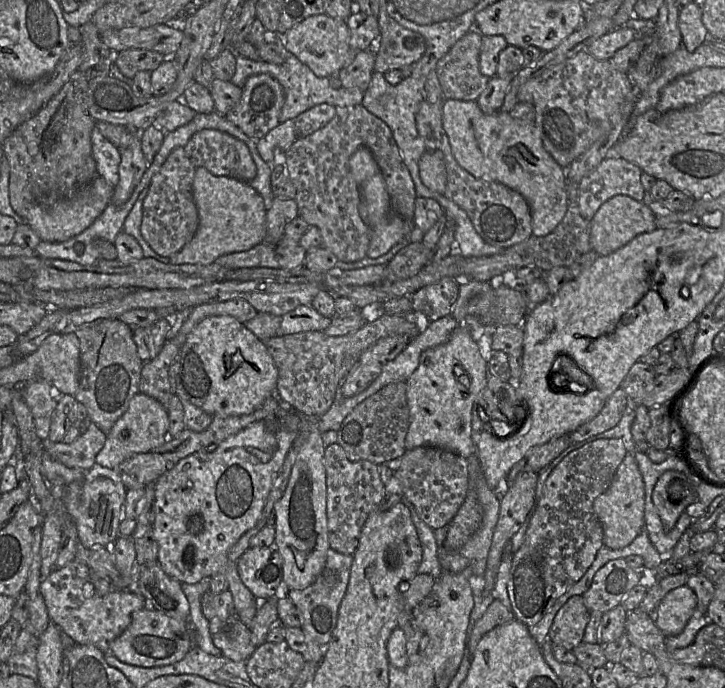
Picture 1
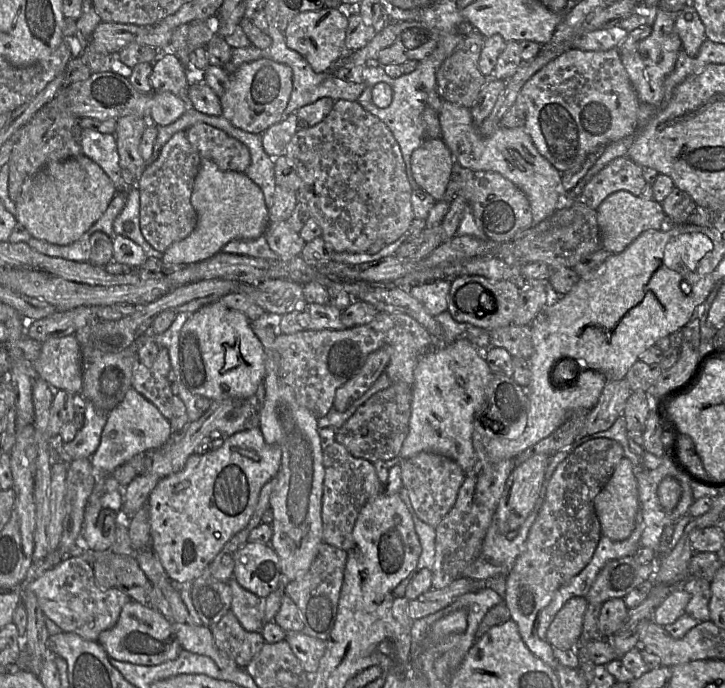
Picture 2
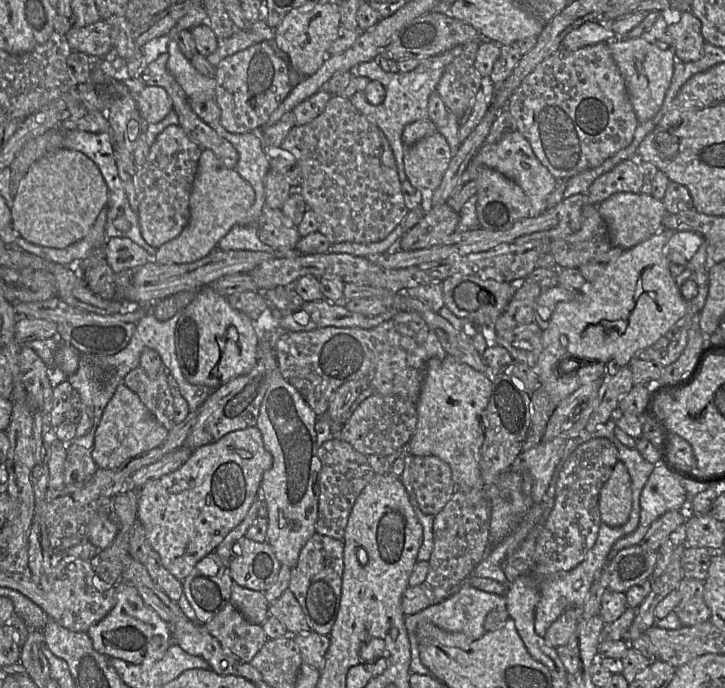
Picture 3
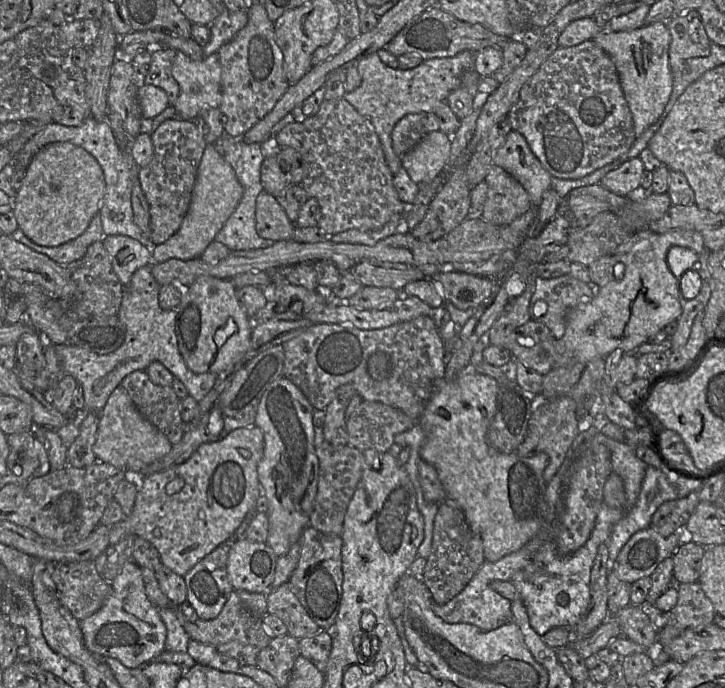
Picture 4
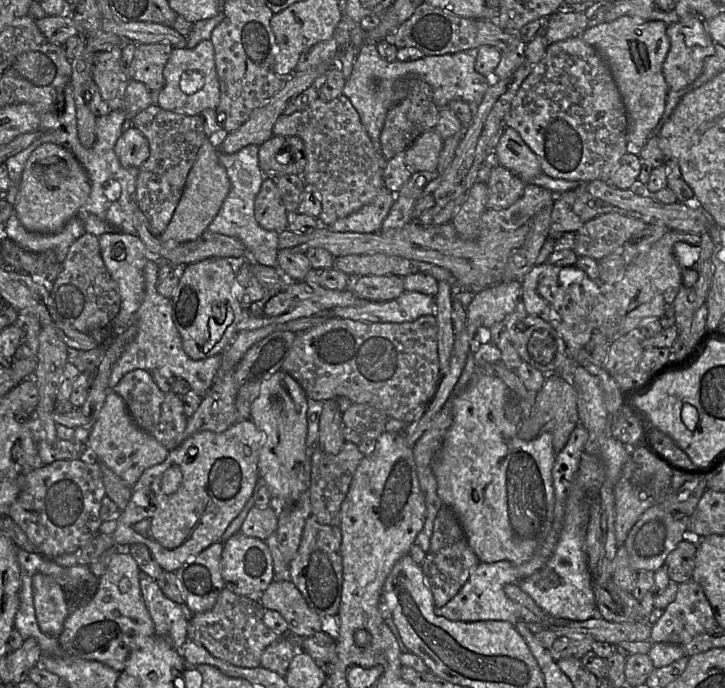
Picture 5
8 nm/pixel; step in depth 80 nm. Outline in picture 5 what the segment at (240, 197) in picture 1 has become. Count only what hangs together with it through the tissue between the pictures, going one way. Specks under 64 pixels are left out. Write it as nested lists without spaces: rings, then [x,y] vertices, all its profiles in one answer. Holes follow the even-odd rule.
[[[206,136],[199,149],[194,165],[189,171],[182,196],[168,224],[166,230],[161,234],[161,240],[165,245],[177,245],[199,238],[207,231],[209,224],[219,212],[231,183],[225,167],[219,160],[219,150]]]

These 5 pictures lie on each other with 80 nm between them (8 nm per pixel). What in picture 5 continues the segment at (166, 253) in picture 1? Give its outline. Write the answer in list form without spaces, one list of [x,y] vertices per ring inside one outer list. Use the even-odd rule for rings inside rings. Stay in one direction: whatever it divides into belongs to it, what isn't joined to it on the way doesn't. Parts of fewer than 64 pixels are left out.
[[[152,103],[131,118],[149,142],[150,155],[138,167],[136,203],[160,235],[170,223],[183,193],[189,171],[194,165],[206,135],[201,115],[188,116],[161,108]]]

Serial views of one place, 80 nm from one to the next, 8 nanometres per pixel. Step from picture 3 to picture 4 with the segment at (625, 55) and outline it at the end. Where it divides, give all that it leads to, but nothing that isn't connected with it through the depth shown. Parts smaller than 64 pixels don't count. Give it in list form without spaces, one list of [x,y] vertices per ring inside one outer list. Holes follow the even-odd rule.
[[[654,22],[630,31],[602,29],[593,39],[613,61],[629,106],[635,137],[657,122],[669,100],[673,76],[669,67],[670,33],[667,22]]]

